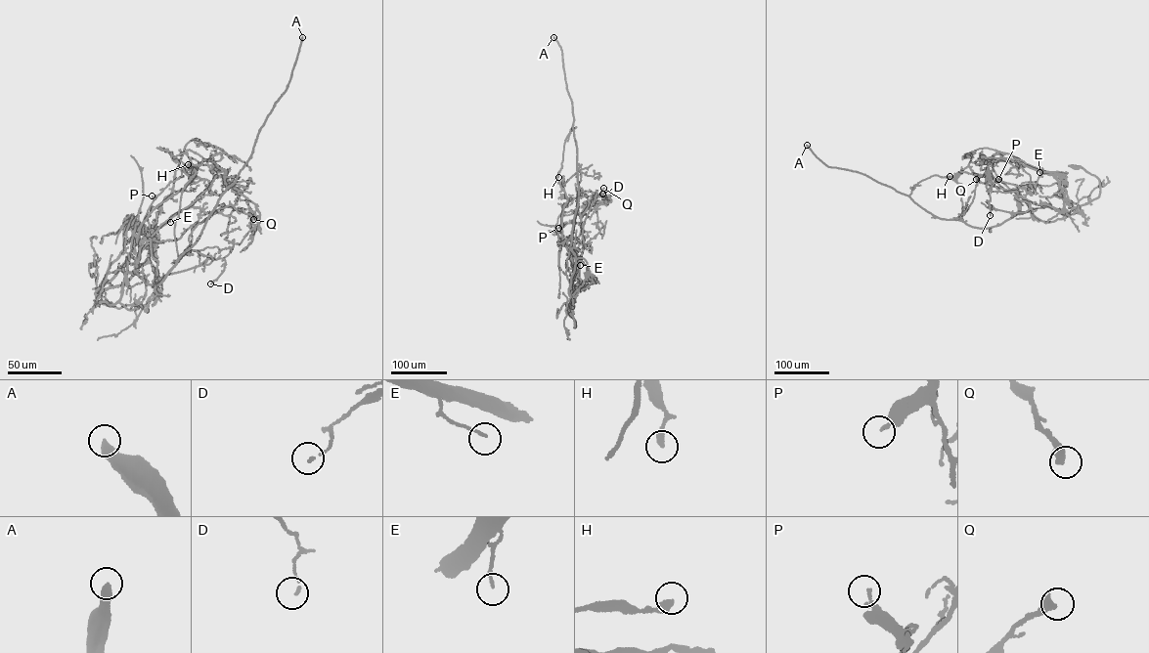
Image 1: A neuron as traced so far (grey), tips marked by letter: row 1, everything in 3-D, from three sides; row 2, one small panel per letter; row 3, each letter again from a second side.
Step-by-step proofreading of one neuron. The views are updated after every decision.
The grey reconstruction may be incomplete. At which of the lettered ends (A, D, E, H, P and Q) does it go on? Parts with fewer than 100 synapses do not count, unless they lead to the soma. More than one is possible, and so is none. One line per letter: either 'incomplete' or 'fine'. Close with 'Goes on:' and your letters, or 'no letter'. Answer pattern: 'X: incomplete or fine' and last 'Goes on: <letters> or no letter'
A: incomplete
D: fine
E: fine
H: fine
P: fine
Q: fine
Goes on: A

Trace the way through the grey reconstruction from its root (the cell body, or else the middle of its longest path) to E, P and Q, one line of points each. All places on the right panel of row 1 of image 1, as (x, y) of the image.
E: (1076, 168), (1081, 167), (1097, 177), (1100, 190), (1097, 197), (1075, 207), (1063, 195), (1057, 172), (1039, 172)
P: (1076, 168), (1081, 167), (1097, 177), (1100, 190), (1097, 197), (1075, 207), (1069, 213), (1033, 203), (998, 179)
Q: (1076, 168), (1097, 177), (1100, 190), (1069, 213), (1016, 191), (999, 192), (983, 174), (976, 179)

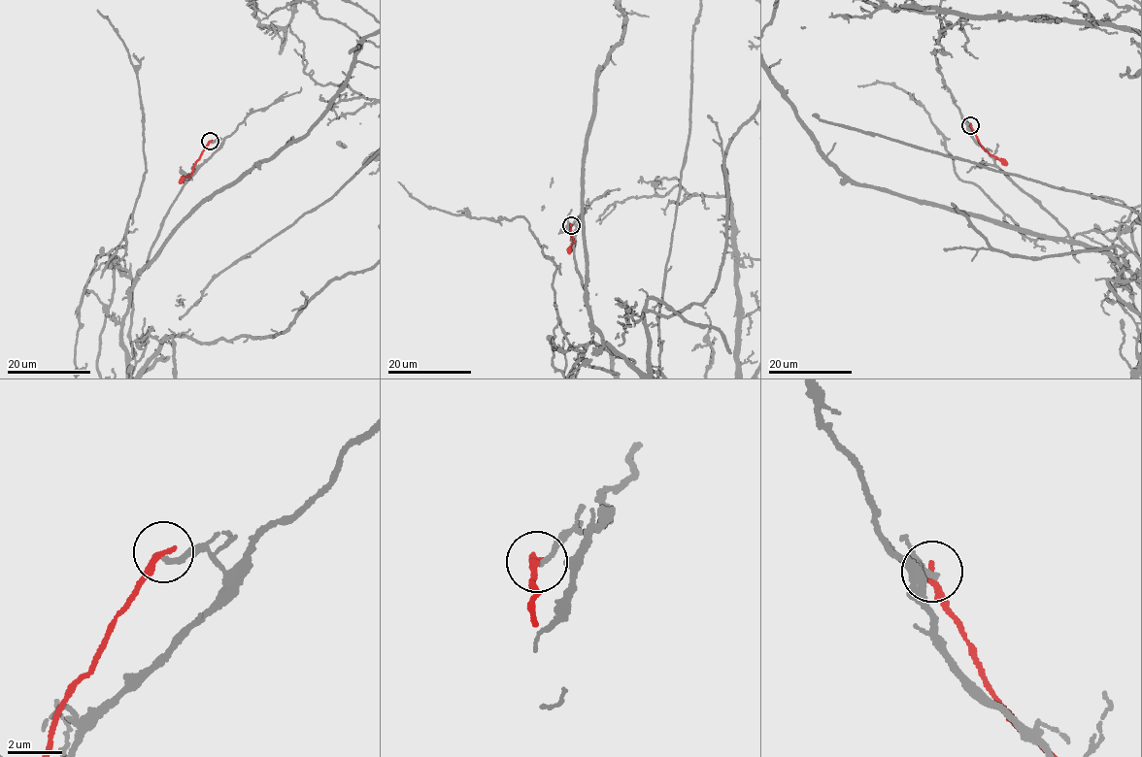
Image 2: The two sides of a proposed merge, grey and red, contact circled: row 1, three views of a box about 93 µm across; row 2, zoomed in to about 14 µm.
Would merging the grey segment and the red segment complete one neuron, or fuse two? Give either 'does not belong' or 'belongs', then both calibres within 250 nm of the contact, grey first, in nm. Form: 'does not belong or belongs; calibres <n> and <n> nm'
does not belong; calibres 180 and 280 nm

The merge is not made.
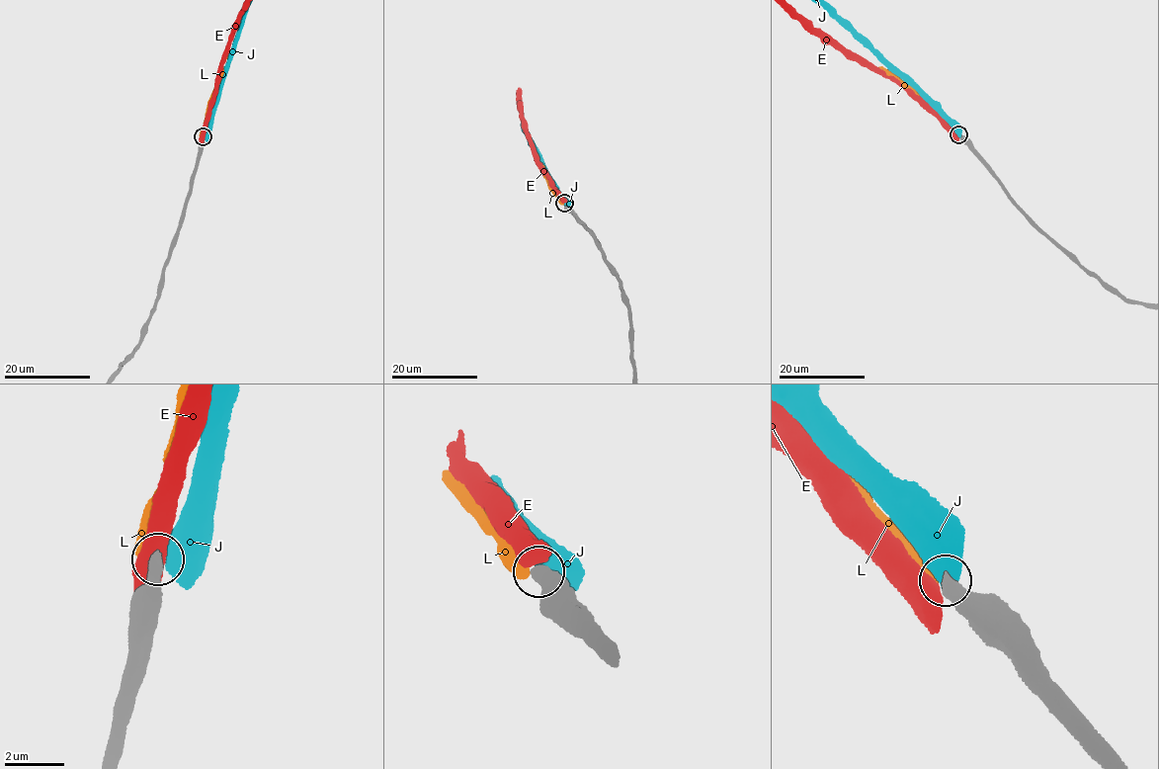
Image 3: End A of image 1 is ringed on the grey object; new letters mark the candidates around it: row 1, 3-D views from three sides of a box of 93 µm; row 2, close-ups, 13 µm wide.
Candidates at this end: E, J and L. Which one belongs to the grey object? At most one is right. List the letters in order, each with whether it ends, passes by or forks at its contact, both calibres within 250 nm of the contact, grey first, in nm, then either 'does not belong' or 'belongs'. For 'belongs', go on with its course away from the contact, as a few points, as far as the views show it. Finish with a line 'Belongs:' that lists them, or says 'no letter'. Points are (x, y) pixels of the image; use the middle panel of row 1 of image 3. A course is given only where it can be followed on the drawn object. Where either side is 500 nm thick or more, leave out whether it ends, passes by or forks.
E: 550/550 nm | does not belong
J: 550/650 nm | does not belong
L: 460/600 nm | does not belong
Belongs: no letter

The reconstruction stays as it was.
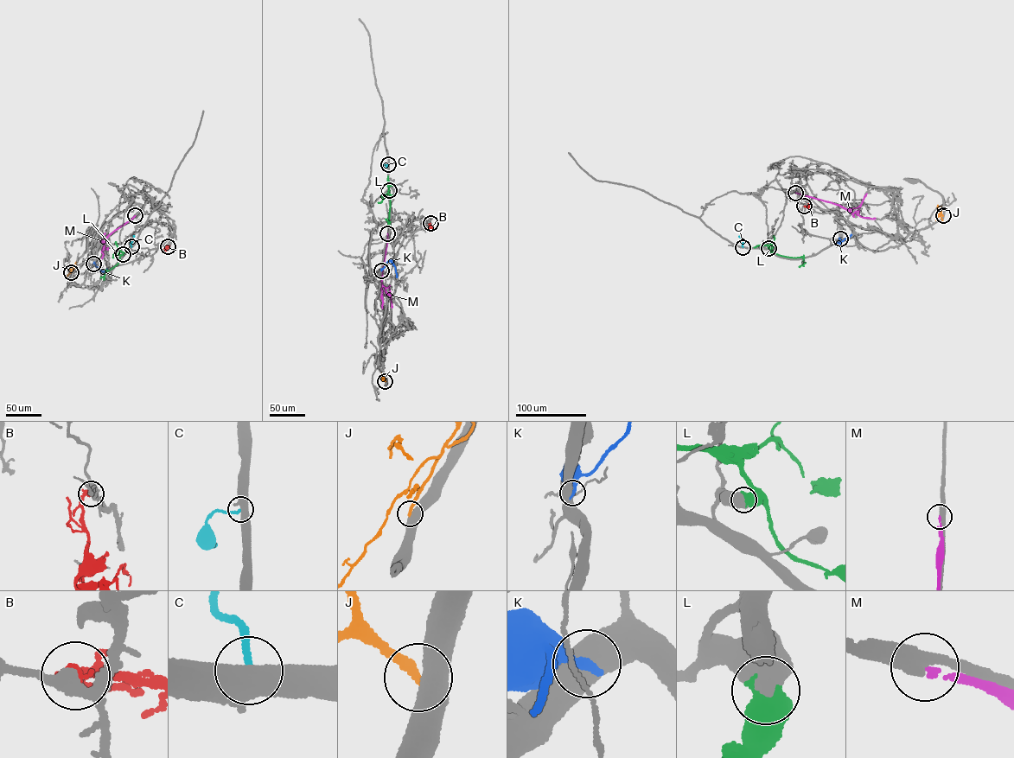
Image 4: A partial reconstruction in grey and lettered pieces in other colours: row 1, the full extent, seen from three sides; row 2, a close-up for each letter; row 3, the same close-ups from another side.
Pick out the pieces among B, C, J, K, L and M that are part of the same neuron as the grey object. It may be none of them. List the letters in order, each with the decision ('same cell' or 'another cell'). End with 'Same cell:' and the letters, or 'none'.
B: another cell
C: another cell
J: same cell
K: another cell
L: another cell
M: another cell
Same cell: J

